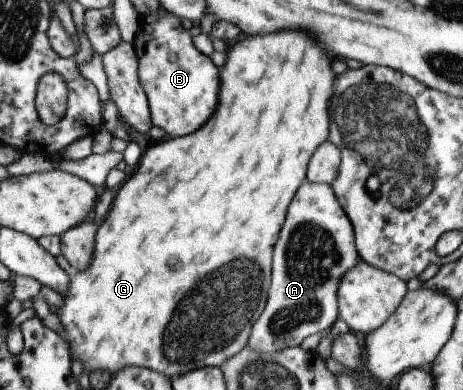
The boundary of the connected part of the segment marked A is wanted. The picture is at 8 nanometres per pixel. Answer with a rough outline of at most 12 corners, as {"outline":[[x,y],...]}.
{"outline":[[302,181],[273,250],[259,354],[328,332],[359,256],[329,184]]}

